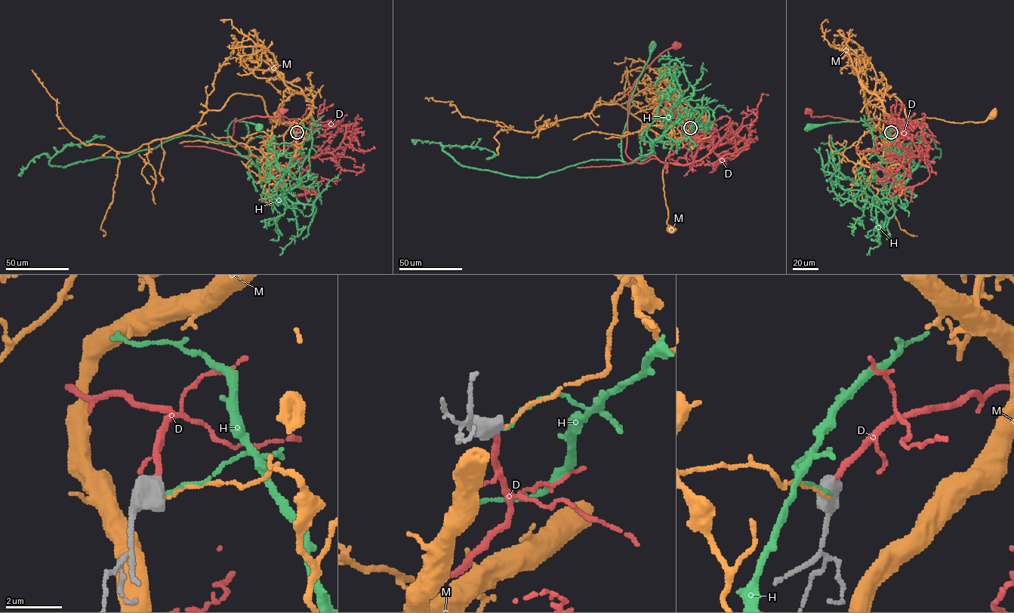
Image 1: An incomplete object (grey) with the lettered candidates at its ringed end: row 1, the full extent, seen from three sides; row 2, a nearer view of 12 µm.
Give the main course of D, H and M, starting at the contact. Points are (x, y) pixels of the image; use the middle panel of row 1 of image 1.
D: (690, 127), (685, 158), (690, 169), (695, 159), (639, 164), (626, 153), (628, 93), (641, 72), (675, 44)
H: (691, 127), (651, 142), (651, 152), (634, 162), (623, 160), (629, 104), (652, 45)
M: (691, 127), (697, 121), (690, 126), (684, 140), (678, 140), (673, 146), (664, 168), (667, 224), (670, 229)

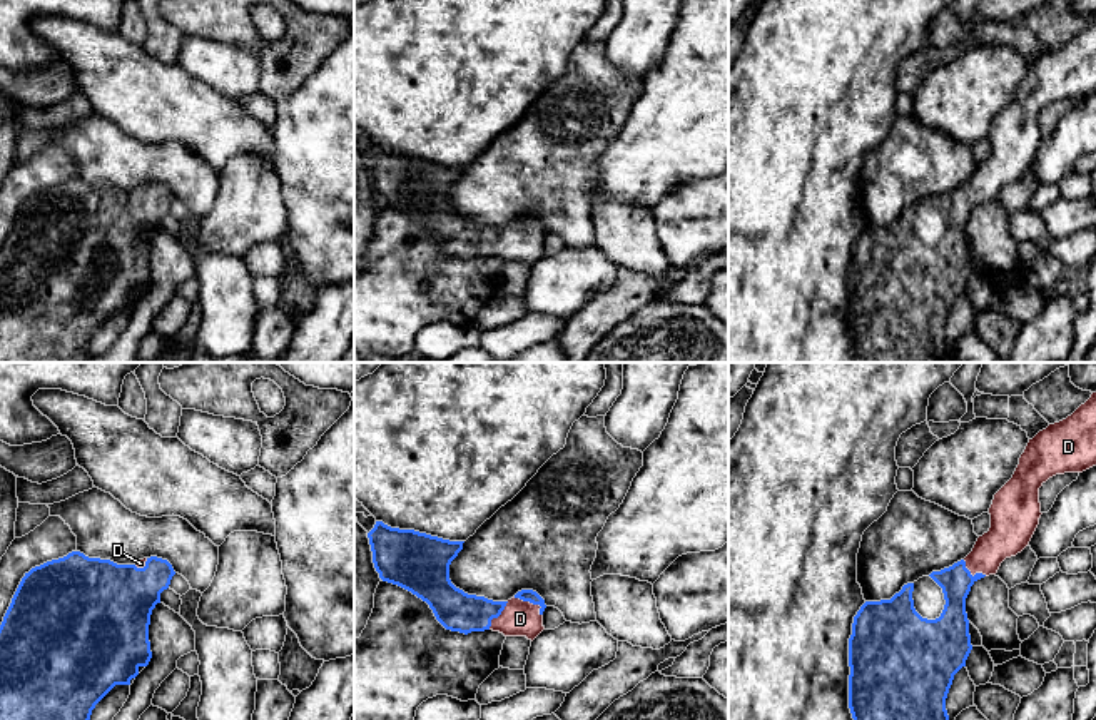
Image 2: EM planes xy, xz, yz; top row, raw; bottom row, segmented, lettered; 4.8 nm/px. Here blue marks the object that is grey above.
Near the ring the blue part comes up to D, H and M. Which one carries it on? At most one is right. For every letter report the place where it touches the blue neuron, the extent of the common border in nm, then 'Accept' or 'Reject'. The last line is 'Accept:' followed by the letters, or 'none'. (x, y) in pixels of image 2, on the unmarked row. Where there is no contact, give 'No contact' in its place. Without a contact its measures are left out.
D: Touches blue at xz (532, 228). Shared border 170 nm. Accept
H: No contact. Reject
M: No contact. Reject
Accept: D

